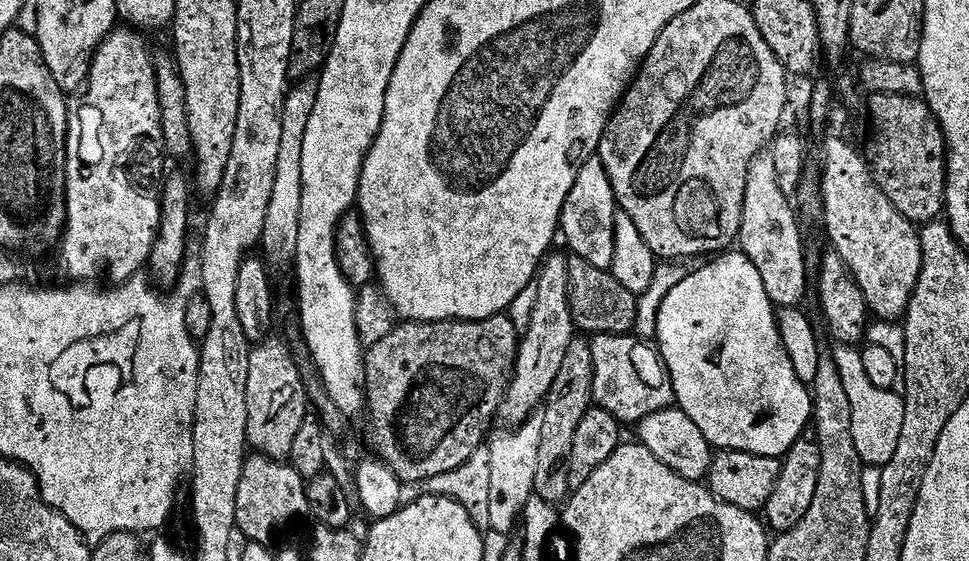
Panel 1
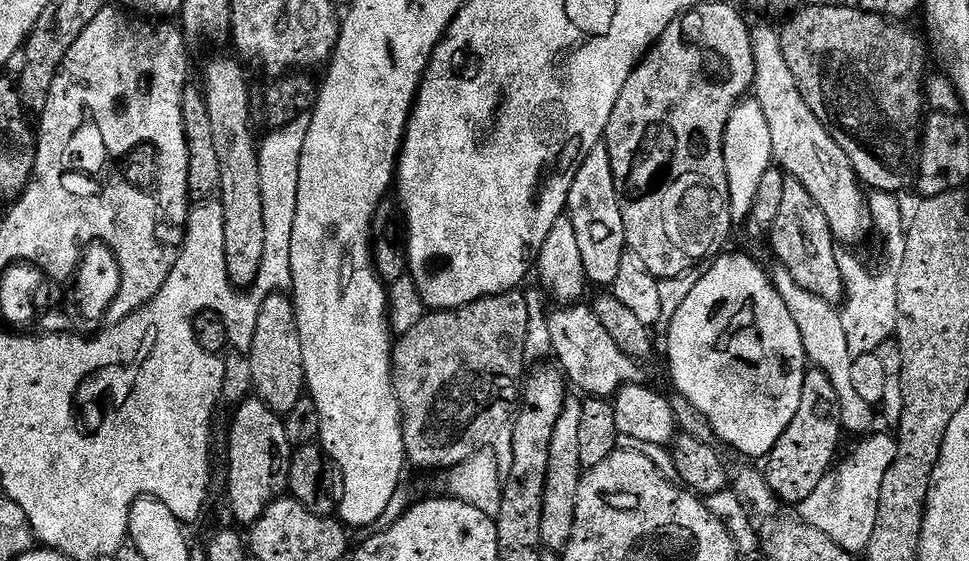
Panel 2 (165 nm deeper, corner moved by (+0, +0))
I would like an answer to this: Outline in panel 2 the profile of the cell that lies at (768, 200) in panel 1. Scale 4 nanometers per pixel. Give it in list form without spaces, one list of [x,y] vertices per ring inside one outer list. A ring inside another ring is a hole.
[[[745,98],[736,105],[735,110],[730,114],[730,122],[726,122],[726,134],[724,135],[724,157],[726,158],[726,178],[730,186],[730,210],[733,221],[747,221],[752,213],[754,200],[762,183],[762,177],[766,170],[774,167],[772,154],[772,143],[770,142],[770,122],[766,122],[766,114],[762,114],[762,106],[755,98]]]

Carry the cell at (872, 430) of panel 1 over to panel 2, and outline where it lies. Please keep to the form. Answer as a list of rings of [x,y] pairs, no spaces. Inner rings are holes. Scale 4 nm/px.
[[[782,266],[771,269],[770,279],[772,285],[778,290],[782,302],[786,302],[786,310],[790,310],[794,317],[795,324],[798,325],[798,334],[802,334],[802,346],[807,363],[814,368],[821,368],[834,382],[834,390],[838,390],[838,402],[842,406],[842,422],[844,432],[860,432],[868,434],[877,427],[876,416],[873,405],[858,398],[858,390],[854,390],[854,382],[850,375],[850,366],[854,359],[850,346],[846,342],[846,330],[842,330],[842,318],[840,317],[837,305],[826,302],[818,298],[818,294],[810,294],[810,290],[802,290],[798,282],[794,282],[794,277],[790,275],[790,270]]]

